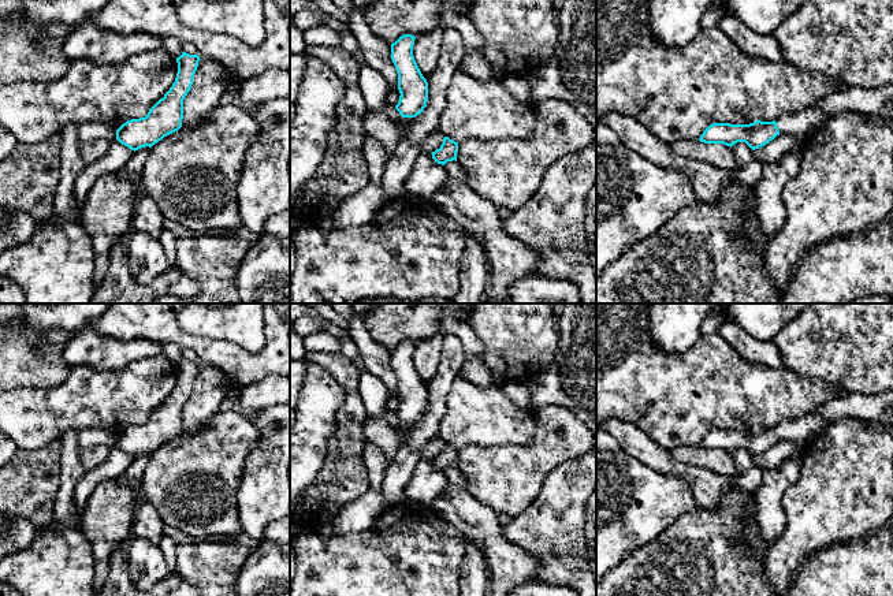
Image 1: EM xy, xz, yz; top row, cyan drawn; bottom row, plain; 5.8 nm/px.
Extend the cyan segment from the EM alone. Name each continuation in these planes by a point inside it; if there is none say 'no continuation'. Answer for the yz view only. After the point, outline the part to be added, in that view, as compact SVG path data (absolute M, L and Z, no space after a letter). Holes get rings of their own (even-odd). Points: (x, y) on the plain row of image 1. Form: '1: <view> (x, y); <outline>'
1: yz (802, 431); M811 413L796 420L782 421L775 428L779 440L792 440L801 450L807 443L822 435L829 425L827 420Z

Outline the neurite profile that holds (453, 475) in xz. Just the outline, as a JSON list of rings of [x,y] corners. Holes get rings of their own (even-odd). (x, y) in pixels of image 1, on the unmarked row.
[[[455,466],[447,468],[443,473],[450,484],[462,488],[468,487],[468,478]]]

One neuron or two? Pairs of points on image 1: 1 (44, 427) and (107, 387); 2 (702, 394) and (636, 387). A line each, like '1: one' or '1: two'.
1: one
2: one

